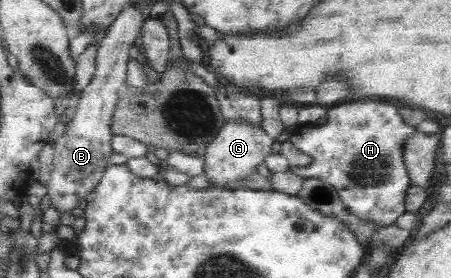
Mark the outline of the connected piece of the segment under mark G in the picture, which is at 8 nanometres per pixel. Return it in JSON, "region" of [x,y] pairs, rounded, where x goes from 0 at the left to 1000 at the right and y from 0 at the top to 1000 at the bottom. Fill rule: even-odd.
{"region":[[[499,439],[452,543],[446,629],[459,676],[534,680],[541,644],[570,619],[574,594],[603,547],[605,511],[608,500],[588,482],[581,453],[561,453],[552,439]]]}

